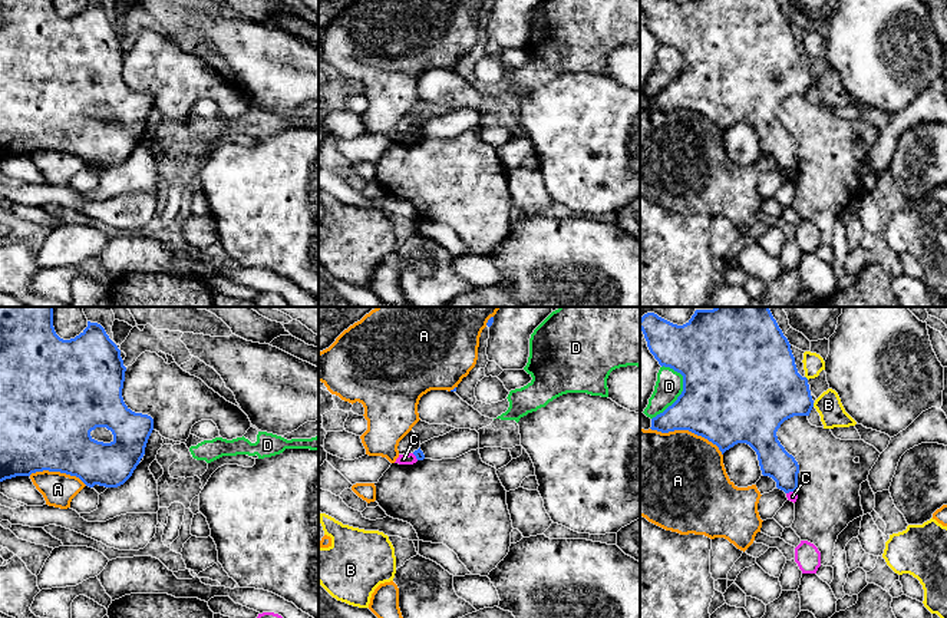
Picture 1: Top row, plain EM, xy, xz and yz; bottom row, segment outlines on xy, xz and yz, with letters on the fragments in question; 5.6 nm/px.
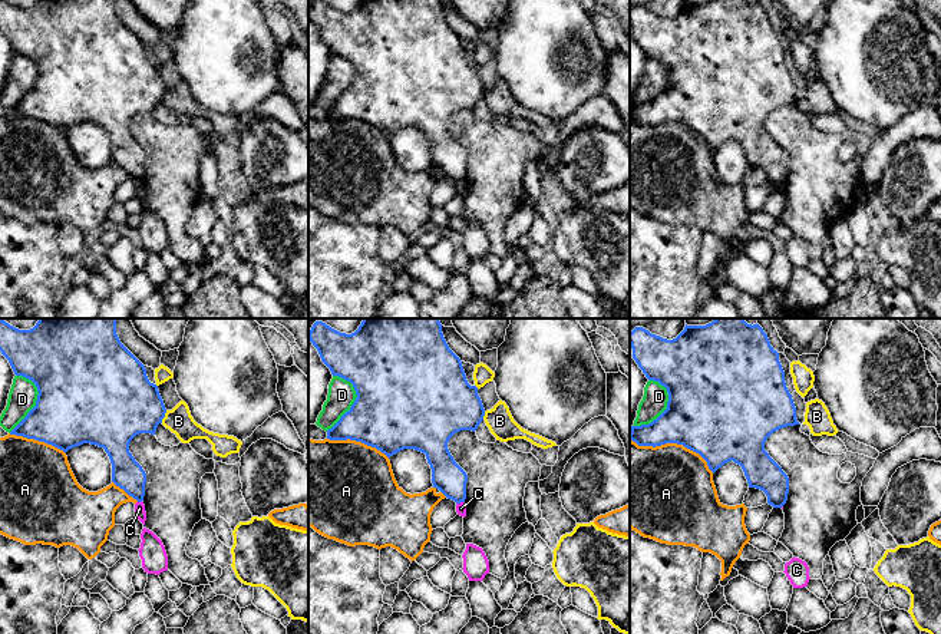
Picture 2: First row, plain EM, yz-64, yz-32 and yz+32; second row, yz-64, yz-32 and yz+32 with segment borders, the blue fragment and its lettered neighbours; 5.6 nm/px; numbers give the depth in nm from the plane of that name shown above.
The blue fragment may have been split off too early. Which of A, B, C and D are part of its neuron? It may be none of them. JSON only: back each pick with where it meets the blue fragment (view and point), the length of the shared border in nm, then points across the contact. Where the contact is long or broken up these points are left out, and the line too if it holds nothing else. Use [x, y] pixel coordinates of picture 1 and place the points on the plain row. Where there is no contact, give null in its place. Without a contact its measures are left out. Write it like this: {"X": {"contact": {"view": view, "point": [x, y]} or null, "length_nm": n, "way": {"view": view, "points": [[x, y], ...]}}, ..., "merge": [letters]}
{"merge": []}

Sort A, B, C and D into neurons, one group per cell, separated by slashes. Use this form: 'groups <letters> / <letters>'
groups A / B / C / D

